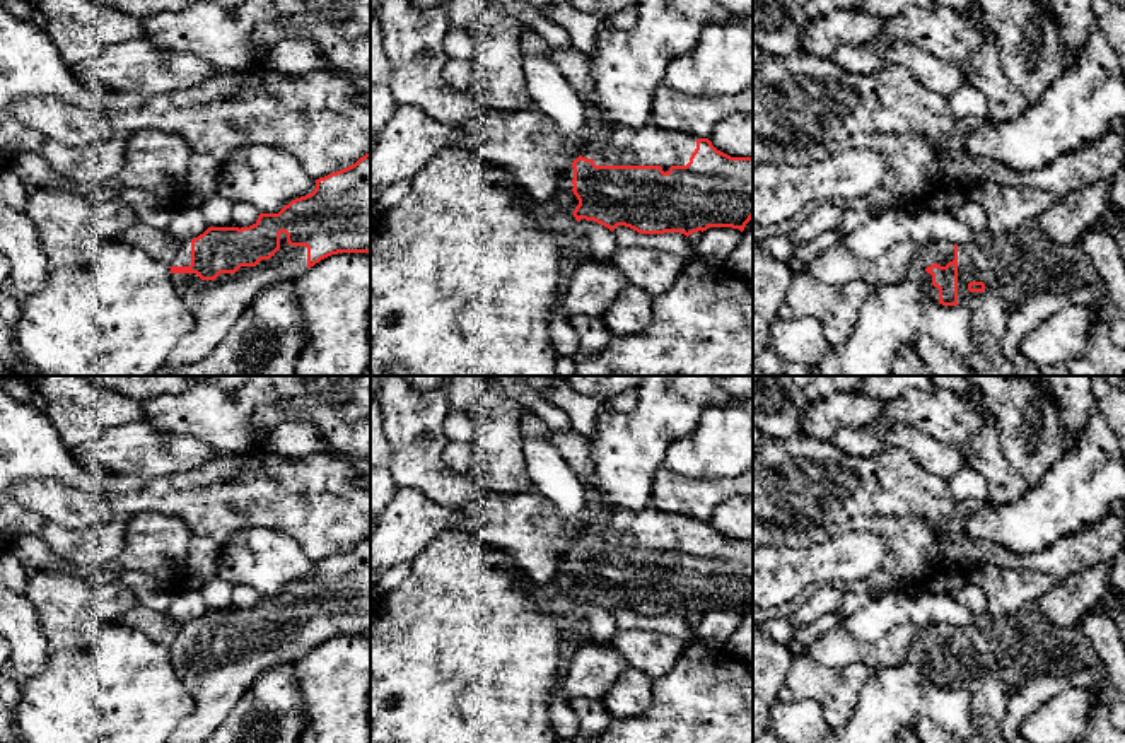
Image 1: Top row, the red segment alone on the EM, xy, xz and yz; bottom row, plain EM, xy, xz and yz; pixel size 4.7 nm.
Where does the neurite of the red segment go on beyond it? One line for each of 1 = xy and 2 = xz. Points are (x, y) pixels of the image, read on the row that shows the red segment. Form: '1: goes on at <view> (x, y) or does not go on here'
1: goes on at xy (217, 304)
2: goes on at xz (647, 146)

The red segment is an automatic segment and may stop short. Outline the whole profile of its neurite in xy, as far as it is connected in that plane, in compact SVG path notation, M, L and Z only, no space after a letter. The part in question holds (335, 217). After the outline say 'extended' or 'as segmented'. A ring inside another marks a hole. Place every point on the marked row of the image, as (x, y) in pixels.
M370 152L316 179L312 193L292 200L278 214L259 214L253 225L241 229L208 227L181 243L169 268L178 294L195 316L195 326L155 376L171 376L201 360L229 335L261 290L280 280L297 280L307 268L338 253L370 253Z | extended

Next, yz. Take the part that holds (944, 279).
M932 239L910 261L905 280L917 285L929 304L963 306L973 318L973 354L958 359L929 335L920 335L915 352L932 376L1011 376L1012 364L1000 343L1011 306L1000 292L999 256L973 241L954 244Z | extended

